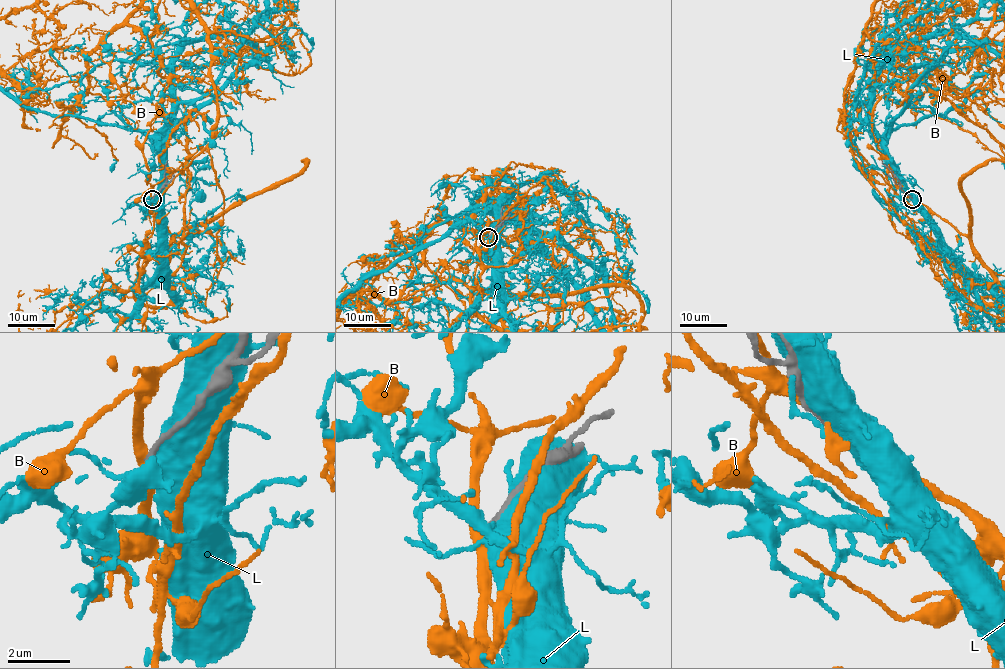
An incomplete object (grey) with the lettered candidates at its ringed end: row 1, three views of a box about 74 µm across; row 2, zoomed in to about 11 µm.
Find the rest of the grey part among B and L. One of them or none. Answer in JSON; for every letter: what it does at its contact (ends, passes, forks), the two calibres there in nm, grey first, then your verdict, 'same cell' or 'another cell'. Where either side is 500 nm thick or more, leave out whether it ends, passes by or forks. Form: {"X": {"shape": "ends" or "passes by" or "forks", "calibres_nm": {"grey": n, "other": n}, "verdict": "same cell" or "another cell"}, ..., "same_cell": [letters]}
{"B": {"shape": "passes by", "calibres_nm": {"grey": 160, "other": 340}, "verdict": "another cell"}, "L": {"calibres_nm": {"grey": 280, "other": 750}, "verdict": "another cell"}, "same_cell": []}

